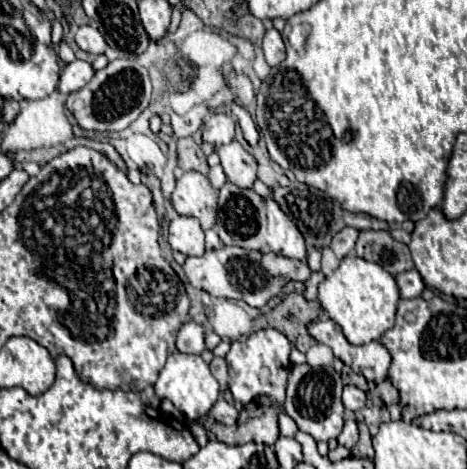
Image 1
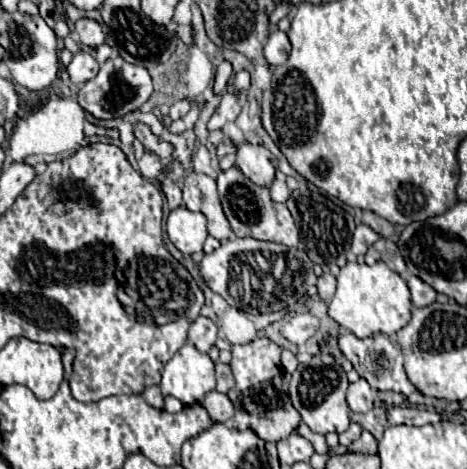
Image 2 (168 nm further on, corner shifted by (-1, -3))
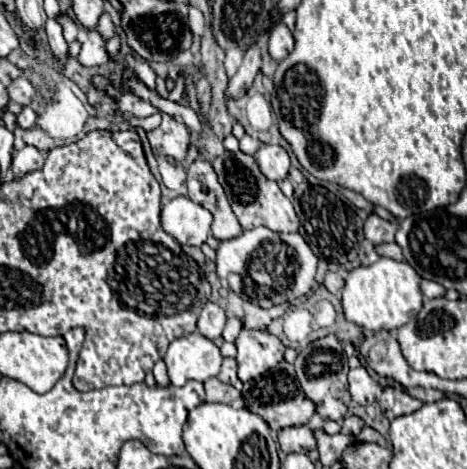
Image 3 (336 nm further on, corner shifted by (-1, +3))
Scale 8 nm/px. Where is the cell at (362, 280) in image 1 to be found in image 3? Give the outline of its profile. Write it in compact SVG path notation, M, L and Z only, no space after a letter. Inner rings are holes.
M379 258L371 266L357 266L347 272L341 304L343 314L349 322L355 322L367 330L397 330L405 326L421 310L421 290L419 274L407 264L391 258Z

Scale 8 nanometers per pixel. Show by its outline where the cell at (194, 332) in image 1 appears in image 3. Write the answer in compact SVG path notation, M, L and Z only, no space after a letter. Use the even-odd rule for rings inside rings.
M207 302L207 304L203 306L203 310L201 310L201 314L199 314L197 330L199 330L199 334L203 334L205 338L215 340L215 338L221 336L225 322L227 322L225 312L223 312L217 304Z

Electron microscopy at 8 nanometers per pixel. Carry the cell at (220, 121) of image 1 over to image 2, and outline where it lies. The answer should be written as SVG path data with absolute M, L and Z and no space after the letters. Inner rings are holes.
M229 88L227 94L223 94L223 100L221 100L219 108L215 110L215 114L213 114L211 120L209 120L209 130L211 130L211 132L213 132L213 130L219 130L219 128L221 128L225 122L229 122L229 120L235 120L237 114L241 112L241 96L235 94L235 92L237 92L237 90Z

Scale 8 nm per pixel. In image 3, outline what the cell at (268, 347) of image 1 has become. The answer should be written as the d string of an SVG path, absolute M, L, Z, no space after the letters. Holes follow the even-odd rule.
M241 330L237 340L237 364L239 380L248 382L261 378L267 370L275 368L283 360L285 346L267 330Z

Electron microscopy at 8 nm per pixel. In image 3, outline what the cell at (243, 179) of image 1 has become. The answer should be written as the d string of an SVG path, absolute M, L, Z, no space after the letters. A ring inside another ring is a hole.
M261 144L261 148L253 154L261 172L275 182L281 182L289 174L289 154L281 146Z

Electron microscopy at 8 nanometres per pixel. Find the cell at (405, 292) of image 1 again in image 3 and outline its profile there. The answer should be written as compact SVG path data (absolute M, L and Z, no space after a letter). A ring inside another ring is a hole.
M421 280L421 292L425 298L439 298L445 294L445 288L439 286L437 282L431 282L431 280Z

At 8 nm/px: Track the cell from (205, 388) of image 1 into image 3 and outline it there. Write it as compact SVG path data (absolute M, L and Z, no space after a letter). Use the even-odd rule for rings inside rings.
M193 332L185 338L173 340L163 360L167 364L171 384L185 386L189 380L205 382L217 376L223 358L211 340Z

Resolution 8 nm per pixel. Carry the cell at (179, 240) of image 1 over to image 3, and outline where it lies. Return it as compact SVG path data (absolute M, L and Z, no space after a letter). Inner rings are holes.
M185 196L173 198L161 210L163 230L171 234L181 246L201 246L209 236L211 222L213 214Z

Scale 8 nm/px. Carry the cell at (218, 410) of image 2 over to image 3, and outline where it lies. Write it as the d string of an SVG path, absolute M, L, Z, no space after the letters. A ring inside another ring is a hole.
M209 378L205 382L205 392L207 392L207 402L221 402L221 404L231 404L233 400L239 398L239 392L231 384L223 384L217 378Z

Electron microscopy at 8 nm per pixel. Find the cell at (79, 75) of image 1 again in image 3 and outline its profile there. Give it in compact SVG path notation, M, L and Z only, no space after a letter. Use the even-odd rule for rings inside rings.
M97 30L87 32L87 40L81 44L81 52L79 52L77 60L81 66L87 66L87 68L107 64L109 56L105 52L105 40L99 36Z

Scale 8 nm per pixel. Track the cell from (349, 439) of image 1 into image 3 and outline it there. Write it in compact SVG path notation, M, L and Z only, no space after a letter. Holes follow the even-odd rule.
M347 416L347 418L343 420L341 432L343 432L343 434L357 434L361 428L363 428L363 420L361 420L361 418L357 418L357 416Z

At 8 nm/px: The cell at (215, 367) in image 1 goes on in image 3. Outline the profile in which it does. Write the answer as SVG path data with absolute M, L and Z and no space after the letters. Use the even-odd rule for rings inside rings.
M225 358L223 360L223 366L221 366L221 372L219 372L217 378L225 384L235 384L237 382L237 362L235 362L235 358Z

